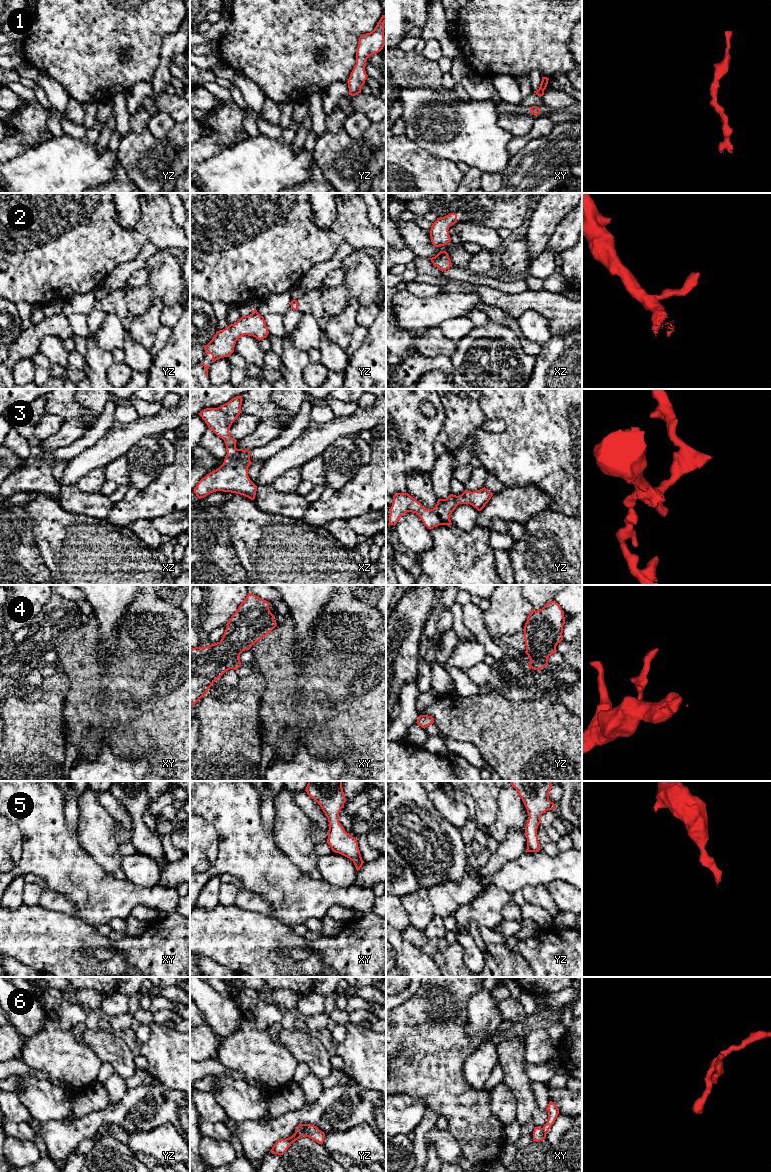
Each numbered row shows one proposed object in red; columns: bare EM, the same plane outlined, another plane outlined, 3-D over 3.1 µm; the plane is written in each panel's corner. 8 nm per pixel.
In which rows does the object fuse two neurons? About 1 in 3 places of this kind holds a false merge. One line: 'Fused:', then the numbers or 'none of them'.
Fused: 6

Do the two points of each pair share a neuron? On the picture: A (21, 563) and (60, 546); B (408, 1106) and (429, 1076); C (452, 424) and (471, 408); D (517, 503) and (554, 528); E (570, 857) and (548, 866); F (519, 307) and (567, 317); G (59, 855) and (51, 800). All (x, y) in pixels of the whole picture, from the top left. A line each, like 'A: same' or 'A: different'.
A: different
B: different
C: same
D: different
E: same
F: same
G: same

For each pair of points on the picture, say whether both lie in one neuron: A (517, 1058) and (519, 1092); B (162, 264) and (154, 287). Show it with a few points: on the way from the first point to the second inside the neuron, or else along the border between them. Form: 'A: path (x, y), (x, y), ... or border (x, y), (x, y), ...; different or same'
A: path (517, 1066), (517, 1080), (519, 1084); same
B: path (162, 270), (162, 279), (160, 281); same

